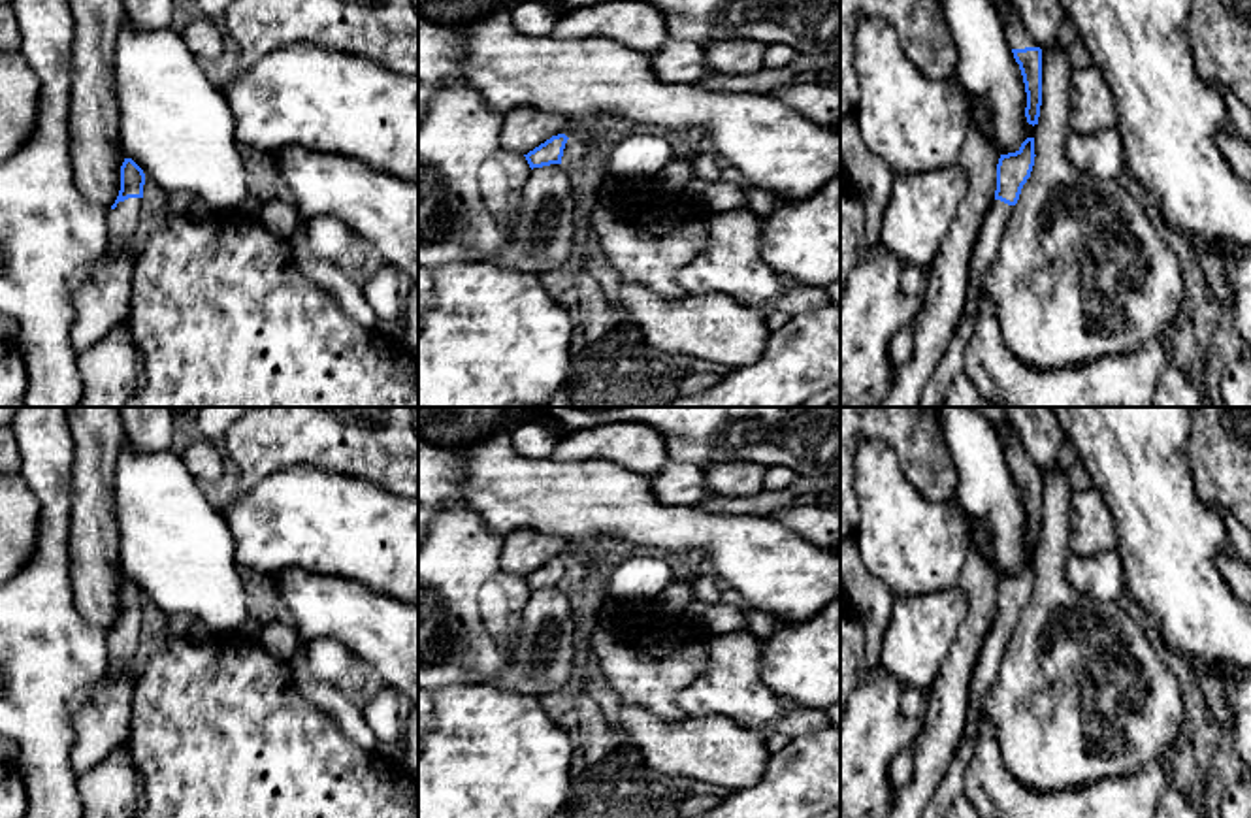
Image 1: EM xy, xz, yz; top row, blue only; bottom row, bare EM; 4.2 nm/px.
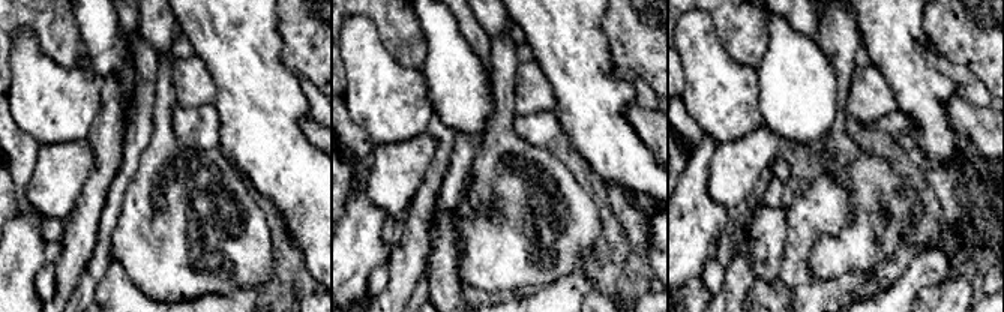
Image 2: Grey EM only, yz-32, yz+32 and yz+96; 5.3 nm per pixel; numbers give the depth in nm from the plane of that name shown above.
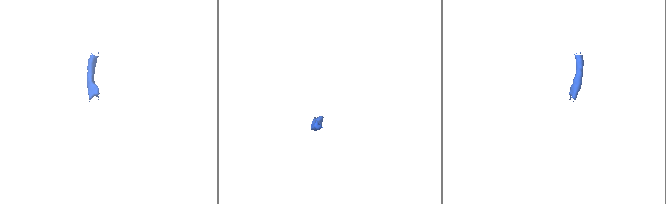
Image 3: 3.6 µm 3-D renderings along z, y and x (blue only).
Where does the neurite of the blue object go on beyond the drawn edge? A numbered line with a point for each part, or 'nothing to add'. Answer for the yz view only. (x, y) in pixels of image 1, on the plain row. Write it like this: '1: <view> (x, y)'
1: yz (1014, 451)
2: yz (993, 649)

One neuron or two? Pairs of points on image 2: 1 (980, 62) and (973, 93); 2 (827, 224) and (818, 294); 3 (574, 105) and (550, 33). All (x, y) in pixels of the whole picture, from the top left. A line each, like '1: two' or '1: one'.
1: two
2: one
3: one

